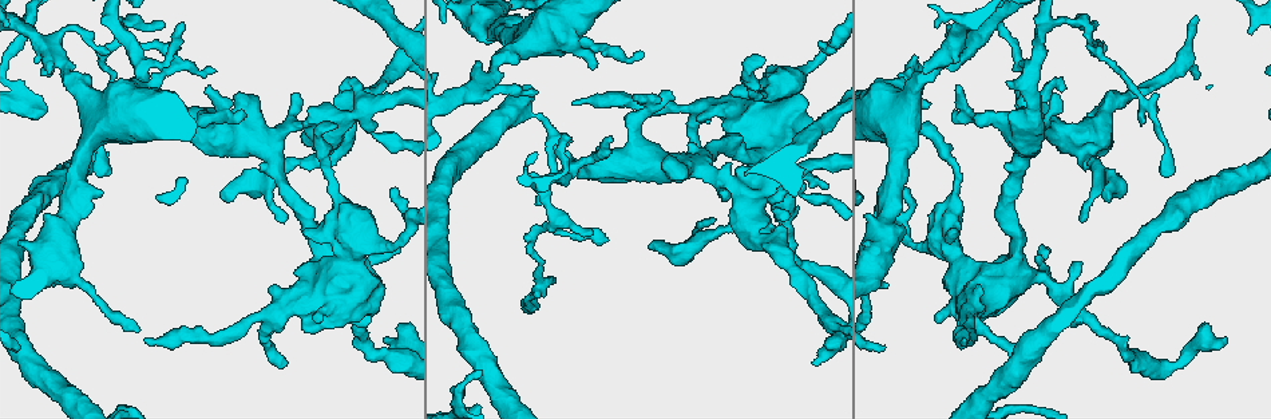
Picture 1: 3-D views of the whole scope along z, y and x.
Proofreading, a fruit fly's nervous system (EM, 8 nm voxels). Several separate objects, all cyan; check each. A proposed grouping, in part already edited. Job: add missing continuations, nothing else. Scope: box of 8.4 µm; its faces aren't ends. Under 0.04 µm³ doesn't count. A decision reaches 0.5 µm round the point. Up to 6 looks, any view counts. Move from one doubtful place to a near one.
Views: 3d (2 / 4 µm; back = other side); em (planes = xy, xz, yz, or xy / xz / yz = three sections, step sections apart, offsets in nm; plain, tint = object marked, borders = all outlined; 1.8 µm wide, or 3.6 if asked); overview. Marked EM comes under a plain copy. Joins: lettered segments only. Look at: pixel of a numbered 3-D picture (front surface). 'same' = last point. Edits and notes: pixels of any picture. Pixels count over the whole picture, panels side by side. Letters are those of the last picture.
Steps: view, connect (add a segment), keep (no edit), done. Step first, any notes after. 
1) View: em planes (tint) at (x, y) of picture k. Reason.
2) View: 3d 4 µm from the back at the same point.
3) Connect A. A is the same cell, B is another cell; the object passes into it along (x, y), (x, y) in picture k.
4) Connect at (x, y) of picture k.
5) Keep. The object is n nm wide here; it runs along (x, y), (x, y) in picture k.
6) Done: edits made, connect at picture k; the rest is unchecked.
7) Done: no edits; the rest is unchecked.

View: em planes (borders) at (1084, 160) of picture 1. Sudden change in width.

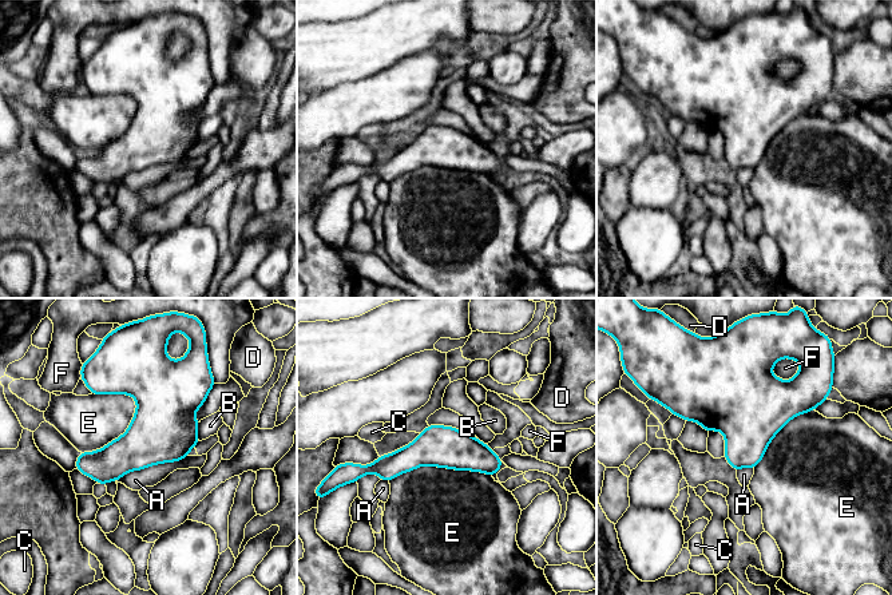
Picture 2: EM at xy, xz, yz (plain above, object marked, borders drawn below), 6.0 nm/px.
Keep. A, B, C, D, E and F are other cells; none of them fits.

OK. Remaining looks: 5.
View: em planes (borders) at (766, 61) of picture 1. Branch stops here.

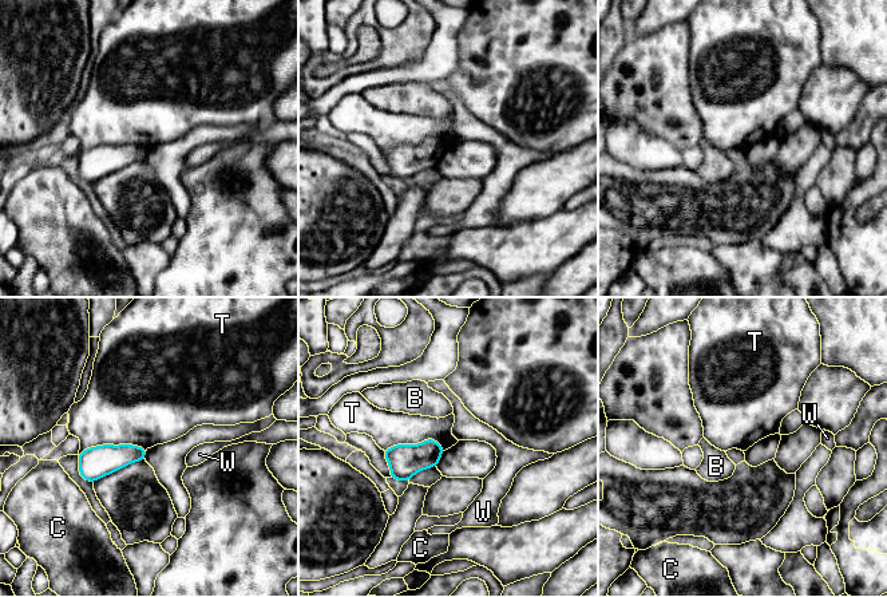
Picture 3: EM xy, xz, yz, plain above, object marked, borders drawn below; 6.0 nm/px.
Keep. B, C, T and W are other cells; a border runs along (146, 449), (96, 445), (79, 454) in picture 3; no lettered segment goes on from it.

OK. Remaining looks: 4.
View: 3d 2 µm at (213, 73) of picture 1. Branch stops here.

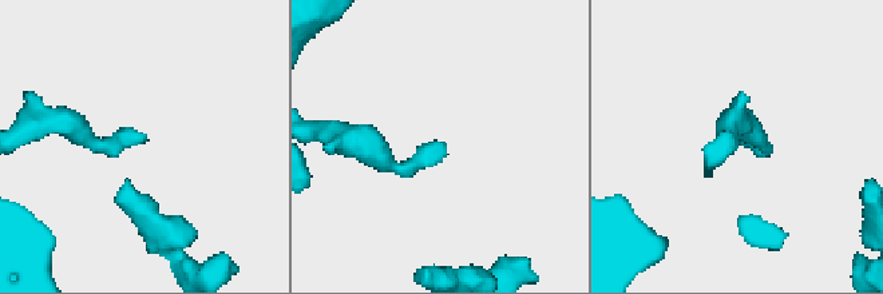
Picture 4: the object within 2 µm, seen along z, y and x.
View: em 3.6 µm planes (borders) at (444, 150) of picture 4. Need the tissue.

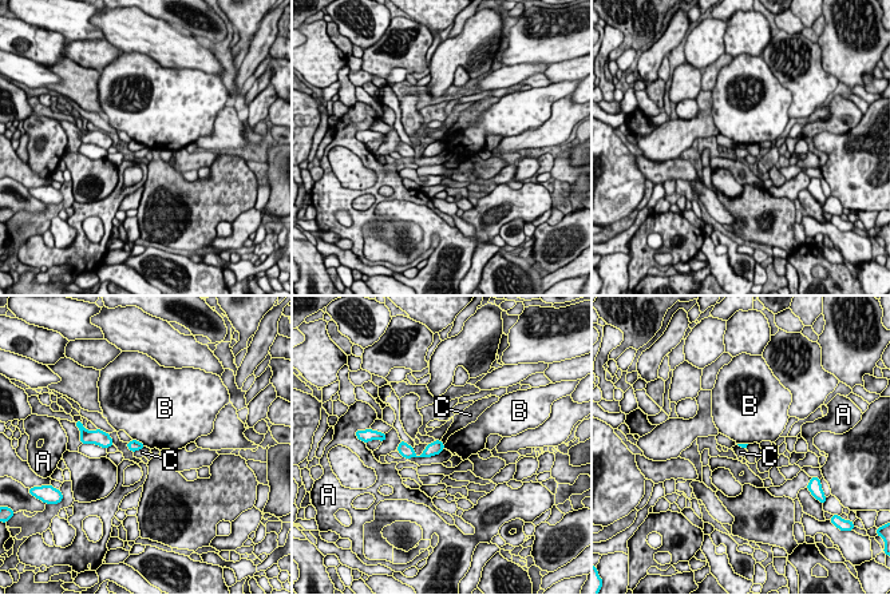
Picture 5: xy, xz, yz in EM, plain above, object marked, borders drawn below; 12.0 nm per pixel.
Keep. A, B and C are other cells; it runs along (439, 445), (419, 456), (403, 447) in picture 5; no lettered segment goes on from it.

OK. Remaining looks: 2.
Done: no edits; the rest is unchecked.

